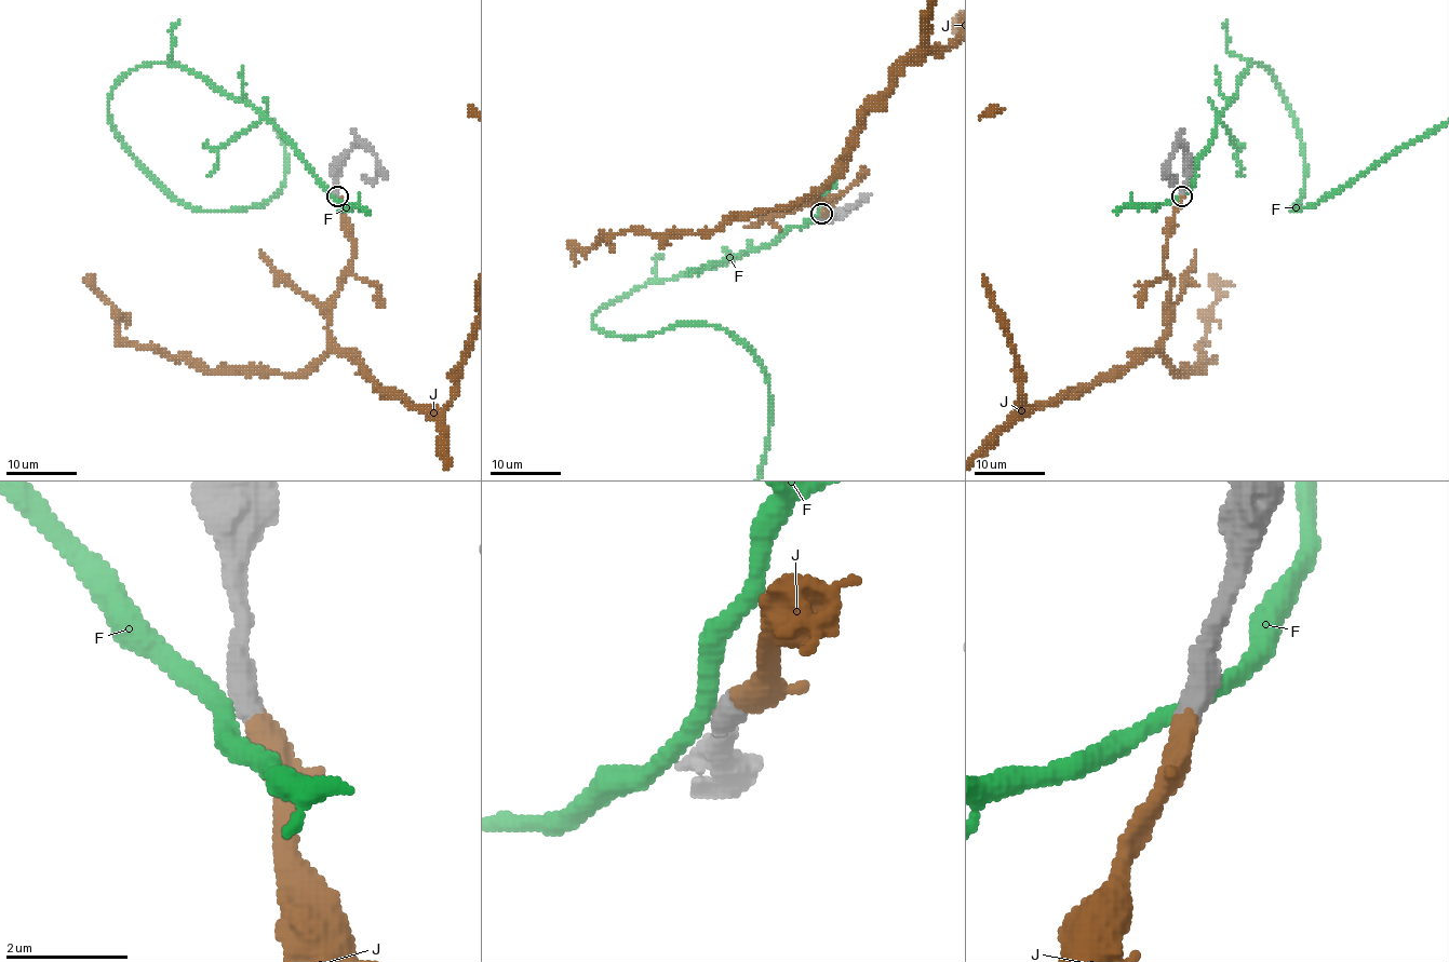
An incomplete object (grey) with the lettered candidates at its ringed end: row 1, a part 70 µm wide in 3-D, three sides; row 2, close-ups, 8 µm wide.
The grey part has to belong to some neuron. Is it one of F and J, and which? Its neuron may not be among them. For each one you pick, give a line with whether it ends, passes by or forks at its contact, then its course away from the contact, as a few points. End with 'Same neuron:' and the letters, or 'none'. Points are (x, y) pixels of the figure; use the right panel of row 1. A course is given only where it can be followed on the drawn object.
J: it ends
Same neuron: J

